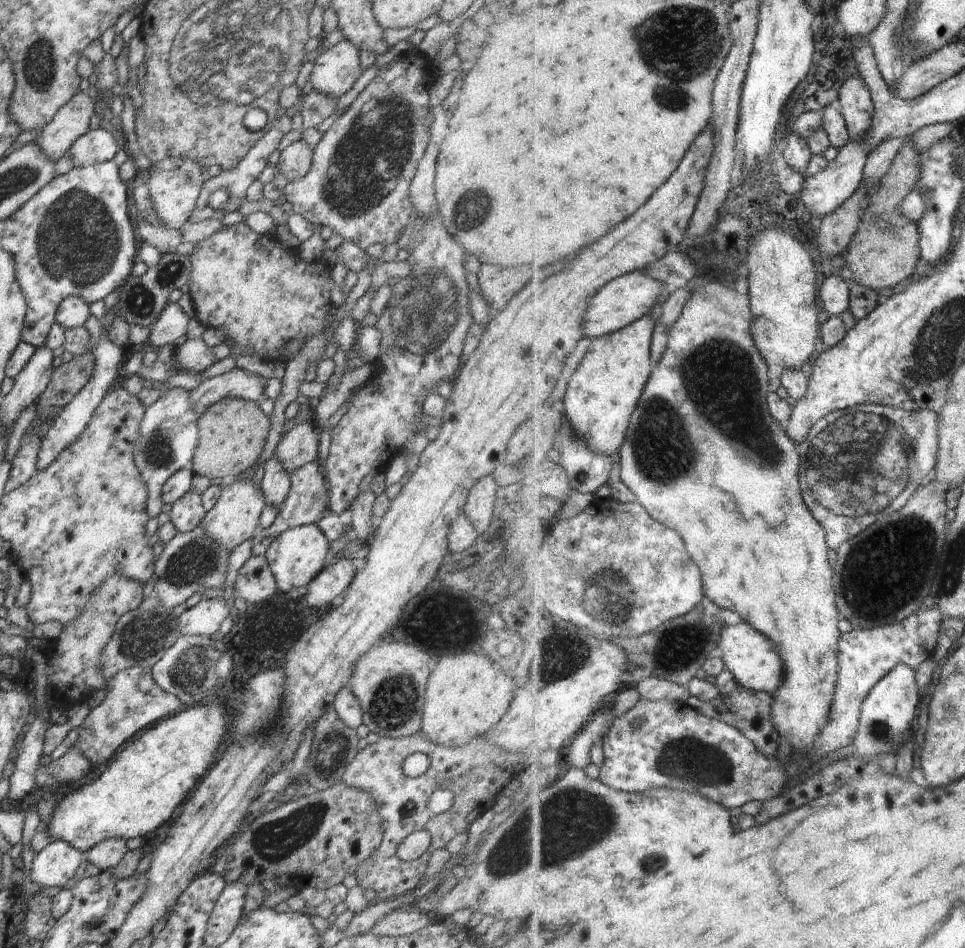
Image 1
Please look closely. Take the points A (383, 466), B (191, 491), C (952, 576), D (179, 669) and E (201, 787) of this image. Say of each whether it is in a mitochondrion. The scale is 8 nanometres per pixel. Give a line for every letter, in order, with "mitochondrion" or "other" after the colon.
A: other
B: other
C: mitochondrion
D: mitochondrion
E: other

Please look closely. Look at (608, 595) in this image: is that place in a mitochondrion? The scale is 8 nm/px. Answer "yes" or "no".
yes

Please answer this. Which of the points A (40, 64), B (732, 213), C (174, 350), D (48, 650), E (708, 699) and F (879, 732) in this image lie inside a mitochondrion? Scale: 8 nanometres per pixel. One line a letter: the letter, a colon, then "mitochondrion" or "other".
A: mitochondrion
B: mitochondrion
C: other
D: other
E: other
F: mitochondrion

